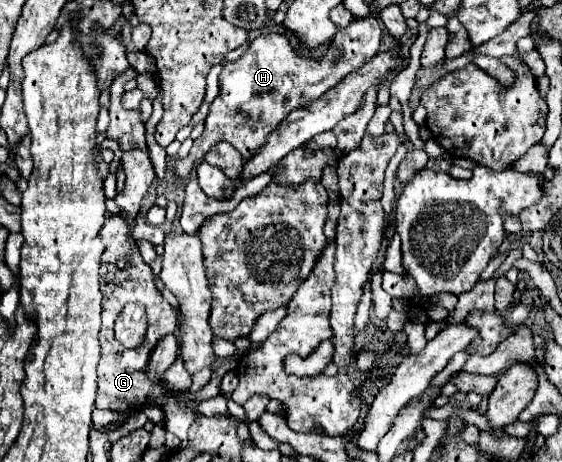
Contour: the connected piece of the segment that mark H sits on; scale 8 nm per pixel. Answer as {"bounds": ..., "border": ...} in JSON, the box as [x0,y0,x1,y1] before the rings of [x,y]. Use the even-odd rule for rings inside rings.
{"bounds":[173,17,383,187],"border":[[[377,17],[355,19],[347,29],[337,31],[331,47],[327,47],[325,57],[319,61],[297,55],[291,49],[289,39],[281,33],[259,35],[237,61],[223,65],[223,71],[219,75],[219,95],[211,103],[209,115],[205,119],[205,131],[201,133],[201,137],[193,141],[189,155],[175,163],[173,183],[177,187],[185,187],[195,165],[219,141],[231,143],[243,155],[245,161],[253,157],[259,151],[259,147],[265,143],[267,135],[293,109],[305,107],[307,103],[319,99],[325,91],[335,87],[341,81],[341,77],[345,77],[353,69],[359,69],[371,57],[375,57],[381,45],[381,33],[383,29]],[[343,49],[345,49],[345,57],[341,55],[339,59],[335,53]]]}

